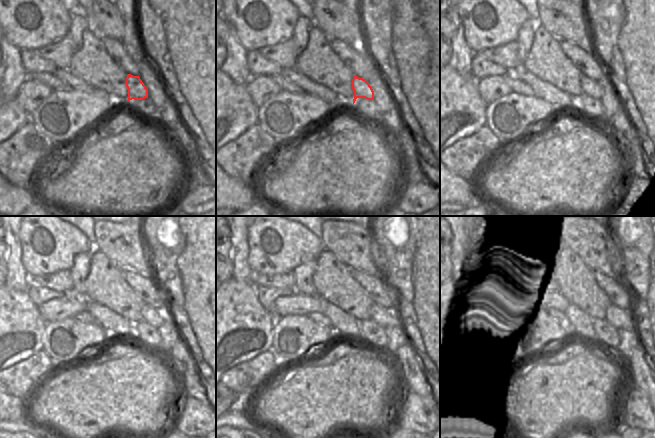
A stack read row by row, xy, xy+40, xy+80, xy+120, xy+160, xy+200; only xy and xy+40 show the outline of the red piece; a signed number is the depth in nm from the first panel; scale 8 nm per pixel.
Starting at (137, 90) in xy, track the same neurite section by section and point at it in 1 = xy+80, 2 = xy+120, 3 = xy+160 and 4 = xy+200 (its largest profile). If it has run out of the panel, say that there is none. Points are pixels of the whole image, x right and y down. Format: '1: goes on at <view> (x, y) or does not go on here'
1: goes on at xy+80 (590, 88)
2: goes on at xy+120 (155, 317)
3: goes on at xy+160 (391, 316)
4: goes on at xy+200 (619, 318)

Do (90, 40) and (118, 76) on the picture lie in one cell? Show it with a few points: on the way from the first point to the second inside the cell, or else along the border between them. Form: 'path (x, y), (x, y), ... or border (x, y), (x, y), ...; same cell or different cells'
path (92, 49), (109, 68); same cell

